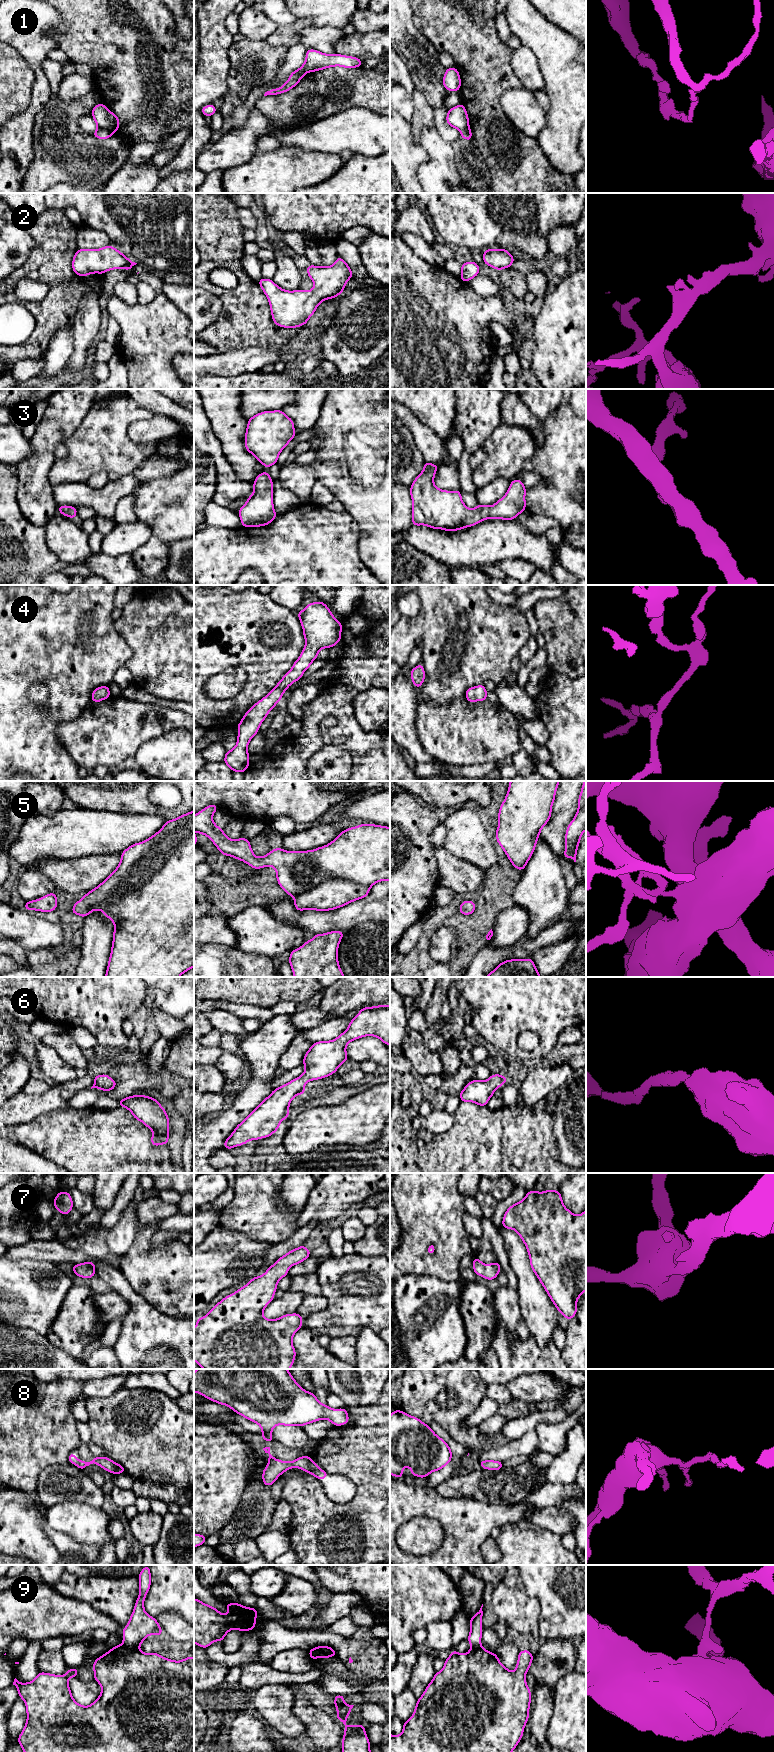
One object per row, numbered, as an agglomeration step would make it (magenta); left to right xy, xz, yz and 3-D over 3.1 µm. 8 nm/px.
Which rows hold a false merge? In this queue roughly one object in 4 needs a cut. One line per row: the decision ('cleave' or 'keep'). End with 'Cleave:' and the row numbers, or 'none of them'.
1: cleave
2: keep
3: keep
4: keep
5: keep
6: keep
7: keep
8: cleave
9: cleave
Cleave: 1, 8, 9

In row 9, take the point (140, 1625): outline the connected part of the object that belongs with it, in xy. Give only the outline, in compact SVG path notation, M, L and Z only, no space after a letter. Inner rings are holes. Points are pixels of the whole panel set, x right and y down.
M149 1565L141 1570L138 1579L140 1583L139 1596L128 1624L122 1630L123 1644L133 1648L138 1648L148 1635L163 1634L158 1621L148 1615L144 1609L144 1600L151 1586Z

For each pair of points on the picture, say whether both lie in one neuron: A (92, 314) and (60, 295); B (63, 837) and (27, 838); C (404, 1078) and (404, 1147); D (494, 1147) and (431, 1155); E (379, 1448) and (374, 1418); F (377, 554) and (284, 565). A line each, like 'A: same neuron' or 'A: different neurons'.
A: different neurons
B: same neuron
C: same neuron
D: same neuron
E: same neuron
F: different neurons

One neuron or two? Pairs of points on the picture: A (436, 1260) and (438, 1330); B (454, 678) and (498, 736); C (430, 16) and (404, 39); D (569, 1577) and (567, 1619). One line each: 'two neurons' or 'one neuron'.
A: two neurons
B: two neurons
C: two neurons
D: one neuron

